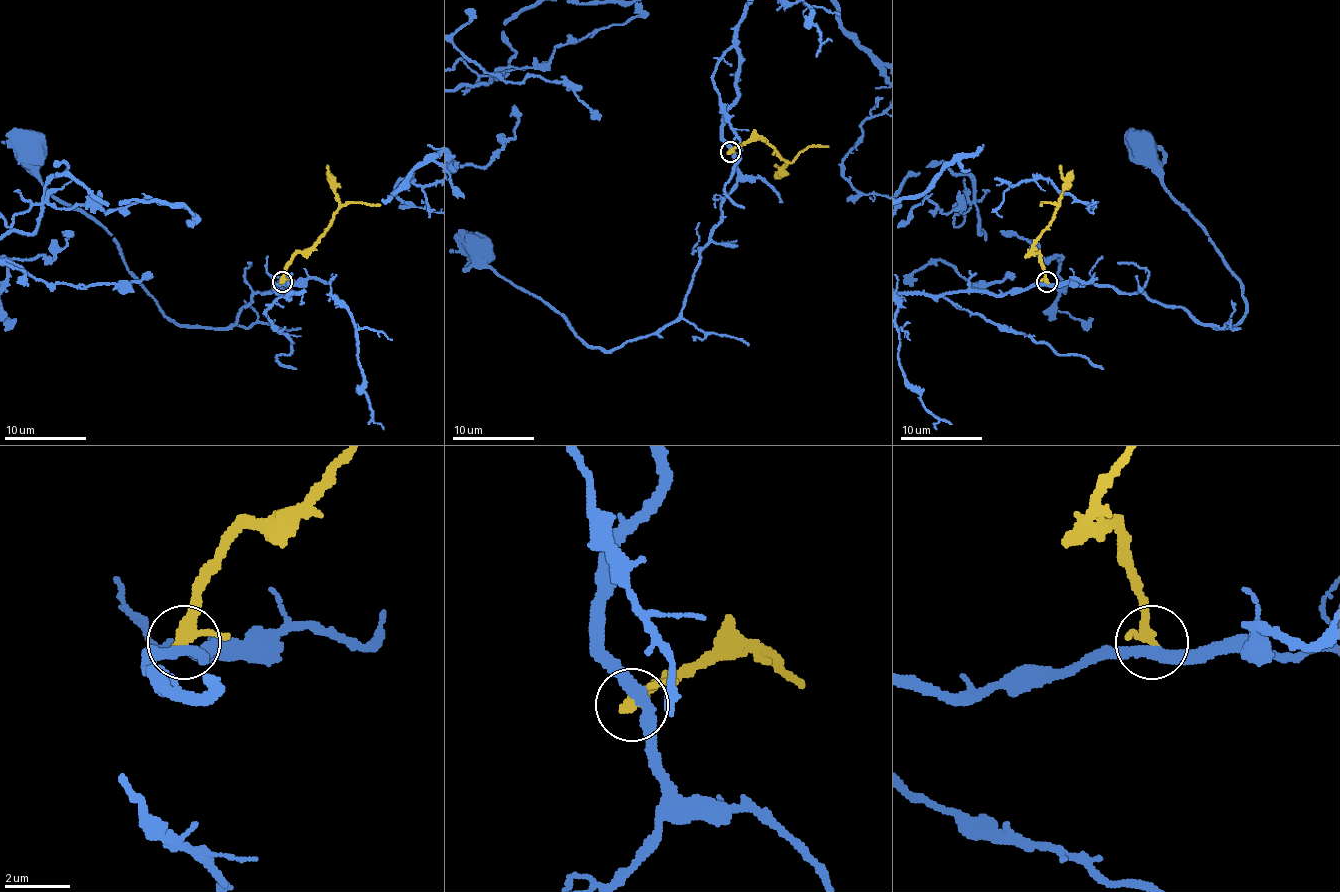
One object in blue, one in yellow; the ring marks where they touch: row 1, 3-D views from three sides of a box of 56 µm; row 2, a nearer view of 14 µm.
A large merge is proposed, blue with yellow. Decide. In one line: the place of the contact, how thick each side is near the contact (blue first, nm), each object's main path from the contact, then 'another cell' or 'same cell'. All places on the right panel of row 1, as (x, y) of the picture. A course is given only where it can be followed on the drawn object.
(1047, 281) | 320/280 nm | blue via (1046, 282), (1143, 292), (1214, 327), (1233, 327), (1243, 317), (1243, 284), (1163, 186), (1157, 161), (1147, 149) | yellow via (1046, 282), (1044, 266), (1034, 251), (1034, 241), (1048, 225), (1065, 182), (1058, 165) | another cell

